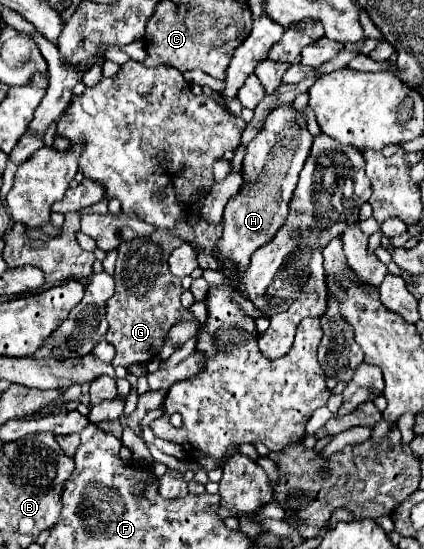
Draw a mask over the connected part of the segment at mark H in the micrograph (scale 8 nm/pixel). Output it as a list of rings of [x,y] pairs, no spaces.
[[[291,106],[275,108],[257,138],[249,142],[241,170],[245,184],[225,208],[221,222],[223,236],[221,244],[217,244],[221,256],[225,256],[225,260],[233,260],[233,268],[229,268],[227,272],[229,276],[241,276],[241,272],[249,268],[253,252],[271,242],[285,222],[287,206],[293,196],[293,188],[297,186],[297,176],[305,164],[305,158],[309,156],[311,142],[313,136],[307,130],[303,112],[297,112]]]

